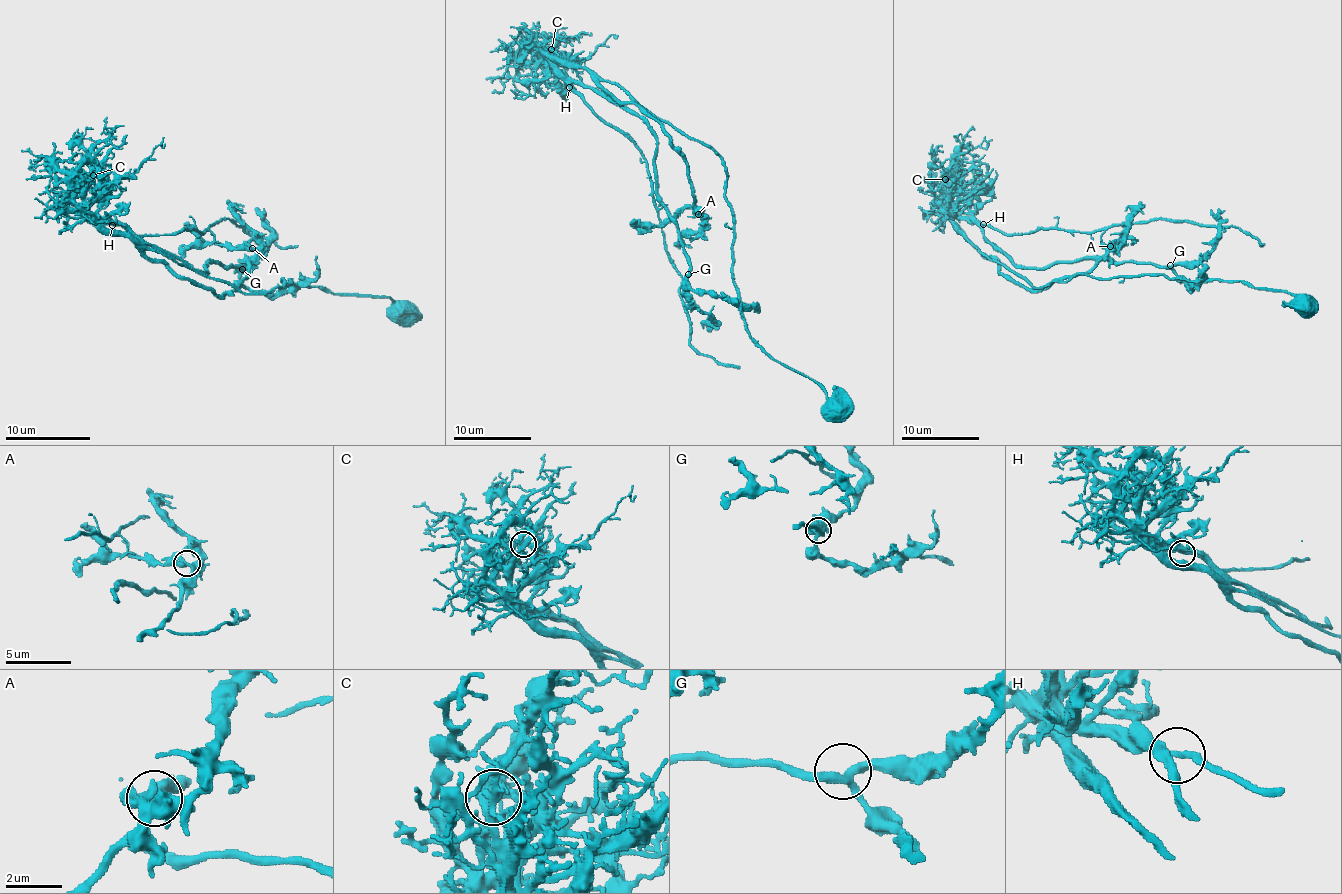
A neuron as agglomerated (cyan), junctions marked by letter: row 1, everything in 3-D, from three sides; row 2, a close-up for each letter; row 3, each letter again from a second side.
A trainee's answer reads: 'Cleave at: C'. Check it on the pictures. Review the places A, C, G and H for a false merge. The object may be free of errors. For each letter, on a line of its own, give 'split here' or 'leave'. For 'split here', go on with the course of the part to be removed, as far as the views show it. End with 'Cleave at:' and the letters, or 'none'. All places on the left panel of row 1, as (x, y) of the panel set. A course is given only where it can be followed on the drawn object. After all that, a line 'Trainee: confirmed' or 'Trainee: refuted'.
A: leave
C: split here; foreign part runs (93, 176), (91, 214), (197, 271), (231, 265), (248, 288), (286, 293), (316, 276), (316, 257)
G: leave
H: leave
Cleave at: C
Trainee: confirmed

